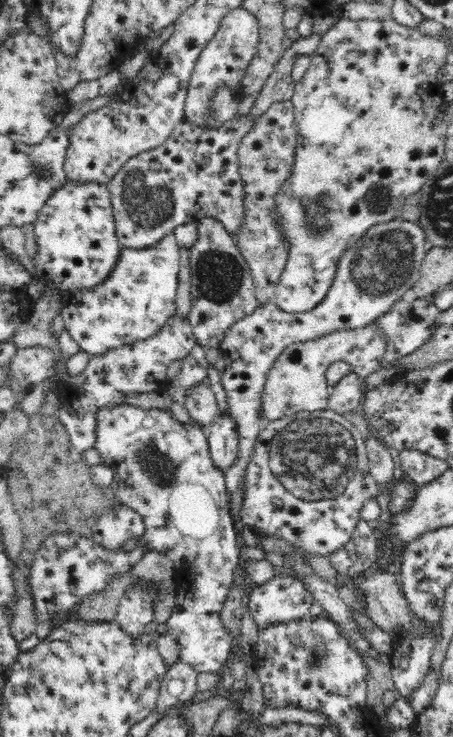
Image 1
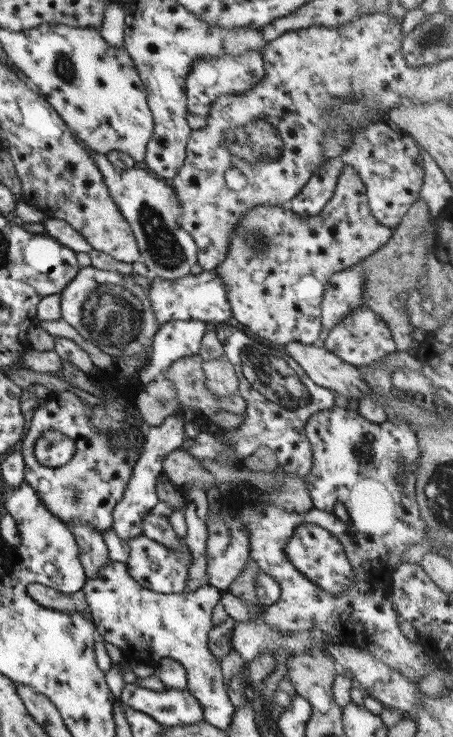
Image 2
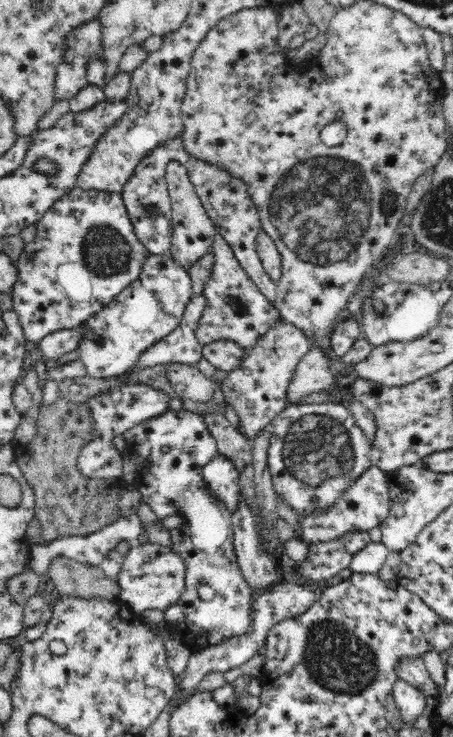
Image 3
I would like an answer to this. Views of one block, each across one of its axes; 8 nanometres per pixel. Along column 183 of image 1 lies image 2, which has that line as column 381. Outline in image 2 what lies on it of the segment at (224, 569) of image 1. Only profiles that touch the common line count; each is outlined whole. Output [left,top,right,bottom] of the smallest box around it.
[240,406,430,683]

